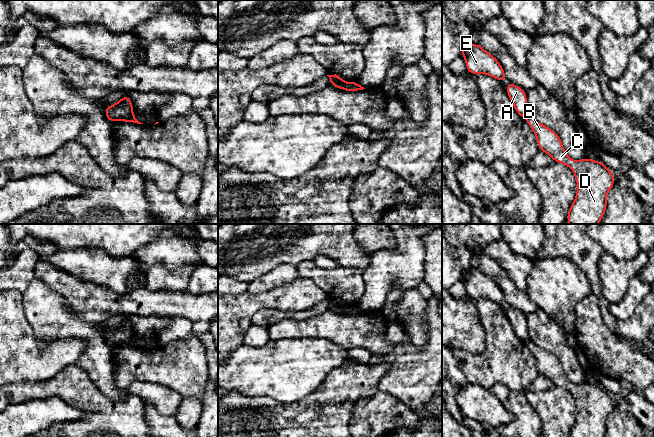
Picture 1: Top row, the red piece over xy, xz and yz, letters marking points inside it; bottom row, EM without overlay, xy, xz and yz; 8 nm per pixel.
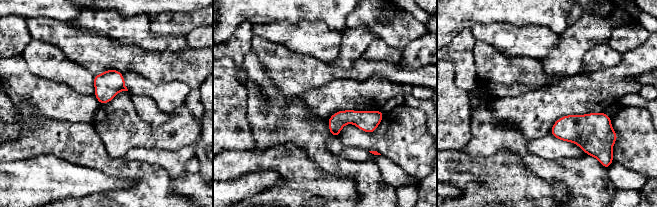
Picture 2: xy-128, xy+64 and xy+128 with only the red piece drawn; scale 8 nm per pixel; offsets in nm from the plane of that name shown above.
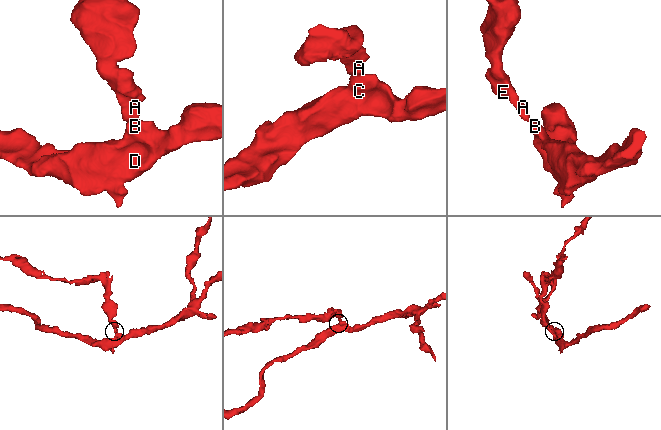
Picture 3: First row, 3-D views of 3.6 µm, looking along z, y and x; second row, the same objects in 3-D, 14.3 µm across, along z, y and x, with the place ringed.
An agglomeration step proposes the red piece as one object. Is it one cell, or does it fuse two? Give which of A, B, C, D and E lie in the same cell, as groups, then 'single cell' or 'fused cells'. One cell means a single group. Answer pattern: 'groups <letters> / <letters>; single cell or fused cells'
groups A E / B C D; fused cells

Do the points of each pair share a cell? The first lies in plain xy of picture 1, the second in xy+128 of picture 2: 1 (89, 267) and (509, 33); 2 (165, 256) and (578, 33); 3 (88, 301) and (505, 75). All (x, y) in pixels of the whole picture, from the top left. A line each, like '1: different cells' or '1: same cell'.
1: same cell
2: different cells
3: same cell

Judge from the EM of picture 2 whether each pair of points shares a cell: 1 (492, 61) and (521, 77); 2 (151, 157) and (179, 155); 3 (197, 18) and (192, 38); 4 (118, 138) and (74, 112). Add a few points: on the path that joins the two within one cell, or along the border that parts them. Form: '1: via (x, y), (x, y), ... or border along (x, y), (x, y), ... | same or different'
1: via (499, 68), (507, 76), (514, 76) | same
2: via (158, 157), (172, 157) | same
3: border along (202, 25), (196, 26), (186, 35) | different
4: border along (100, 104), (91, 122) | different

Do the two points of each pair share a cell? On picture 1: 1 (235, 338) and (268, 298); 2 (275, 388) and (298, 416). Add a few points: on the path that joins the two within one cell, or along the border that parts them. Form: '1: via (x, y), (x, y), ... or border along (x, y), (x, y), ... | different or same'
1: via (235, 326), (235, 321), (256, 302) | same
2: border along (309, 393), (290, 402), (280, 402), (264, 396) | different

